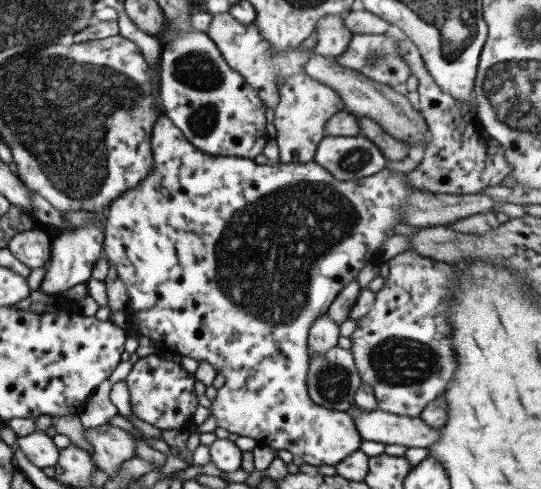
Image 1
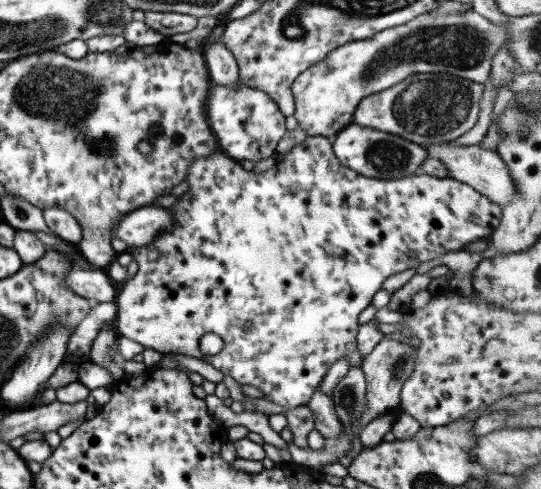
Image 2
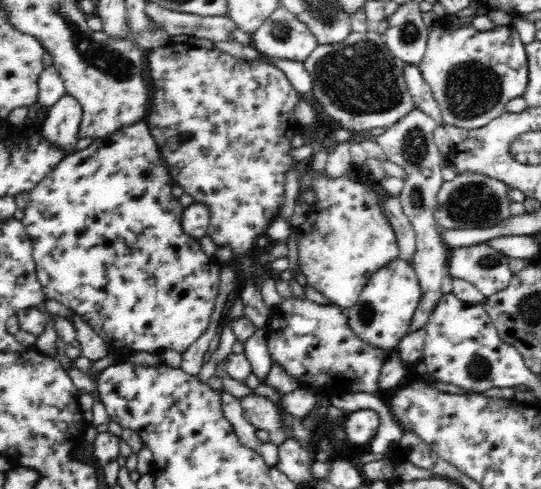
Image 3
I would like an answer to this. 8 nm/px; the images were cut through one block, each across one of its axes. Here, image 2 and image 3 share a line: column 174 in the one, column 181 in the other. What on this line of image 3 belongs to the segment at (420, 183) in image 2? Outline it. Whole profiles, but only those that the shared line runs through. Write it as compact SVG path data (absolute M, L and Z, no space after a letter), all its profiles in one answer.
M140 120L133 126L122 128L106 139L97 139L88 148L76 150L69 154L45 179L42 179L30 192L30 202L24 208L21 219L26 234L32 243L32 254L36 265L37 278L42 285L42 291L49 300L62 302L68 308L78 313L98 336L101 336L109 350L131 348L133 351L161 354L165 350L186 352L191 344L207 330L220 288L219 268L200 268L211 258L202 251L199 239L187 235L182 228L182 212L184 205L179 198L172 196L172 177L170 169L164 161L163 154L158 151L158 144L152 136L145 121Z

